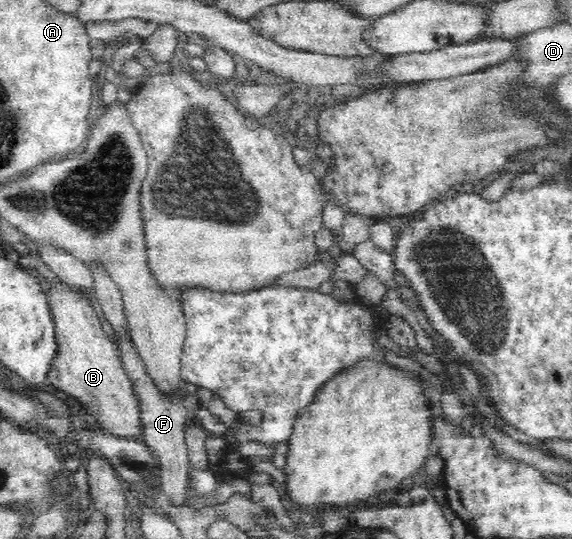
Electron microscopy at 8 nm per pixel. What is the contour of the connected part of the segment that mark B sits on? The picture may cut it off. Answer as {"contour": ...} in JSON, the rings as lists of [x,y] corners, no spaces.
{"contour":[[[67,283],[49,284],[44,292],[55,326],[56,356],[47,371],[47,380],[60,390],[78,400],[100,425],[104,434],[123,439],[143,435],[138,397],[132,379],[124,371],[119,358],[118,345],[103,332],[99,316],[91,300],[82,291]]]}

